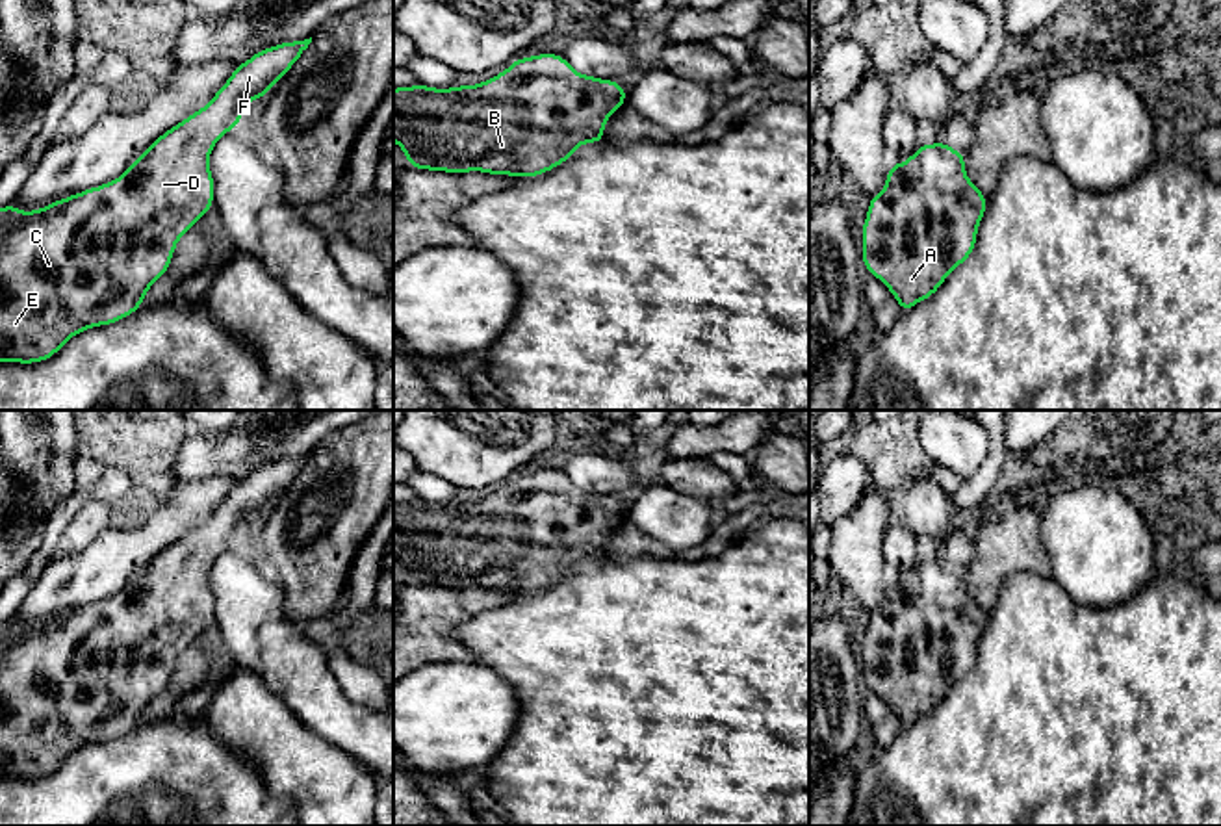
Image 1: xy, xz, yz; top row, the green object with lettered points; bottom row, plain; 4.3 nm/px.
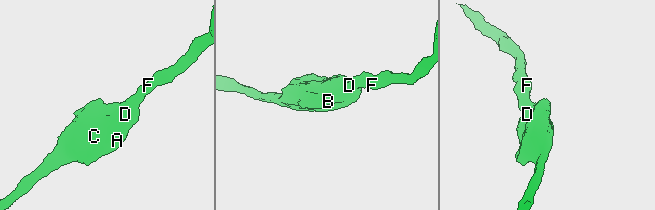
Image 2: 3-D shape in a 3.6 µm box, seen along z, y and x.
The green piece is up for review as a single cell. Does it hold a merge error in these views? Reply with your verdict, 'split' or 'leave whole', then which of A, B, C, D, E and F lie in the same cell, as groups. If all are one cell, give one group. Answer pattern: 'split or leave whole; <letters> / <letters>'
leave whole; A B C D E F

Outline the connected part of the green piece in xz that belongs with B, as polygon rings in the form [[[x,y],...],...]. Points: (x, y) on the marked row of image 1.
[[[536,54],[514,59],[508,69],[471,87],[395,87],[393,141],[410,169],[540,176],[562,165],[579,145],[607,141],[603,126],[625,100],[627,91],[616,80],[581,74],[562,54]]]

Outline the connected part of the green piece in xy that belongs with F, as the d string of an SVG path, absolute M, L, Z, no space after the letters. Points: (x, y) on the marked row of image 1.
M310 39L304 41L288 41L269 48L262 48L252 58L243 61L230 74L226 84L212 97L212 100L195 111L193 115L180 121L176 126L163 132L117 180L106 182L98 187L84 189L76 195L50 202L45 208L33 212L20 212L15 208L15 202L0 208L0 362L17 362L17 364L35 364L52 358L74 334L80 334L91 327L104 327L117 323L135 310L141 308L143 299L148 288L158 282L171 265L176 241L193 228L193 225L213 208L213 189L215 180L210 173L210 152L215 143L228 134L232 128L239 126L243 106L249 100L263 98L273 85L276 85L282 76L295 65L295 61L304 54Z

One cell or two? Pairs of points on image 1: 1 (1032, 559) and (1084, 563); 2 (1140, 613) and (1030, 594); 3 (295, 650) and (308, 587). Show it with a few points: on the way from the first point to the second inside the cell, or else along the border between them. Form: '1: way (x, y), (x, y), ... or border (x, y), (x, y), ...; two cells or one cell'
1: border (1040, 518), (1040, 542), (1053, 576); two cells
2: way (1112, 622), (1058, 622); one cell
3: border (281, 585), (286, 617), (305, 628); two cells

